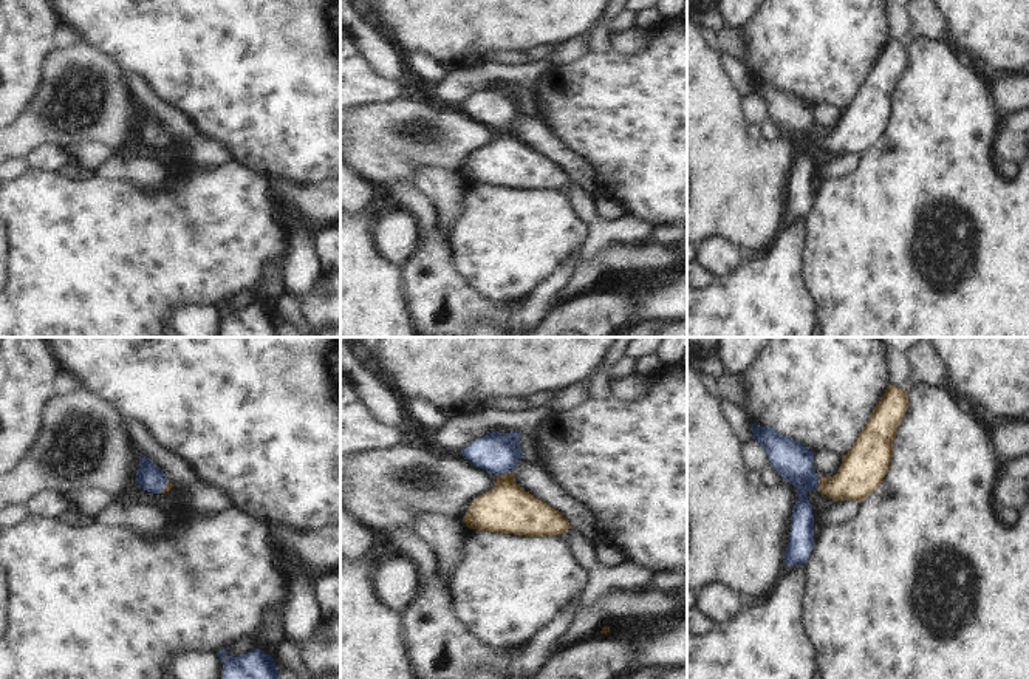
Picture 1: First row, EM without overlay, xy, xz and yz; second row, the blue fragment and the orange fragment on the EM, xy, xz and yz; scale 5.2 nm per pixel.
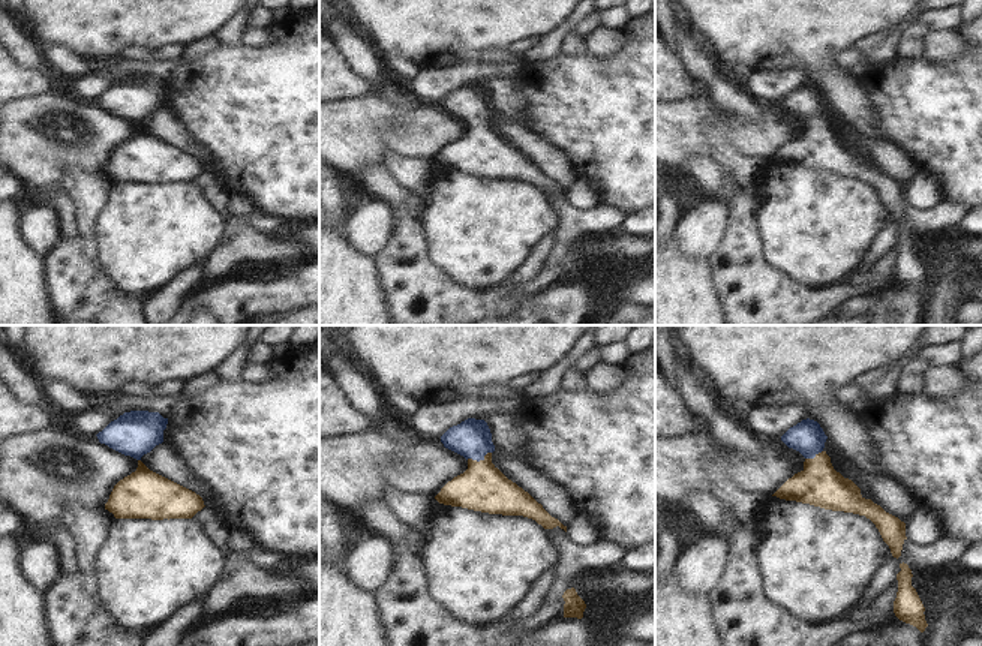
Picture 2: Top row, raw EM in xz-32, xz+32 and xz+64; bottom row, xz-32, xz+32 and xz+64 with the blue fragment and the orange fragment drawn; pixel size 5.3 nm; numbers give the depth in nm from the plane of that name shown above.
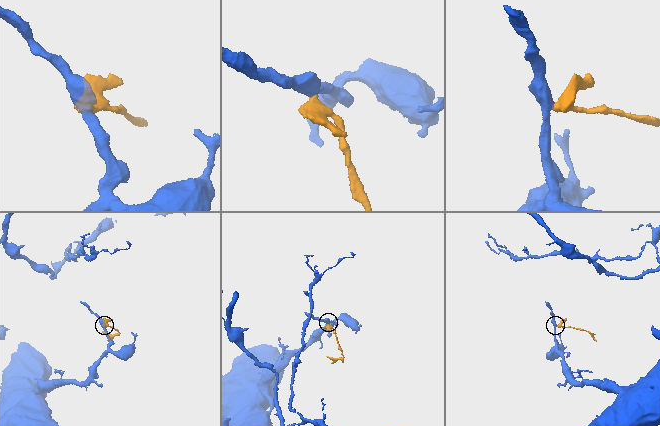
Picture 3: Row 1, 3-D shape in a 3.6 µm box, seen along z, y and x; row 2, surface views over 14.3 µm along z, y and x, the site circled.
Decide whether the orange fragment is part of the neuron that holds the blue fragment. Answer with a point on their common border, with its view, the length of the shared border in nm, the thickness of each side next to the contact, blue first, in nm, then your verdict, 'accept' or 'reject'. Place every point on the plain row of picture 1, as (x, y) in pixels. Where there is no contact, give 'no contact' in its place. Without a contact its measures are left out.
meets blue in xz at (503, 127); contact 100 nm long; 220 nm thick on the blue side, 260 nm on the other; accept

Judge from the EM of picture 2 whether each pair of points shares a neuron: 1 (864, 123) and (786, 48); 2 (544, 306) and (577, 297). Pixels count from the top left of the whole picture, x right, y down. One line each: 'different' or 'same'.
1: same
2: same

